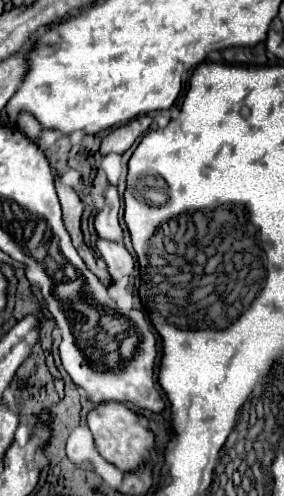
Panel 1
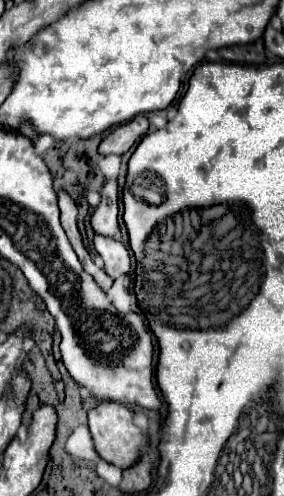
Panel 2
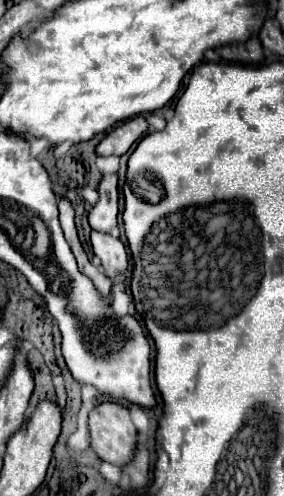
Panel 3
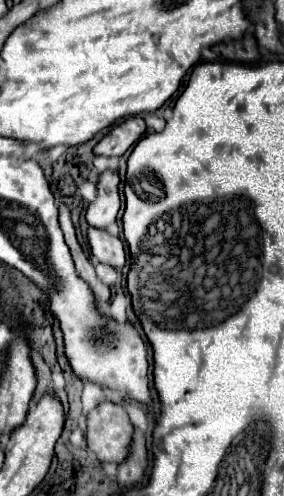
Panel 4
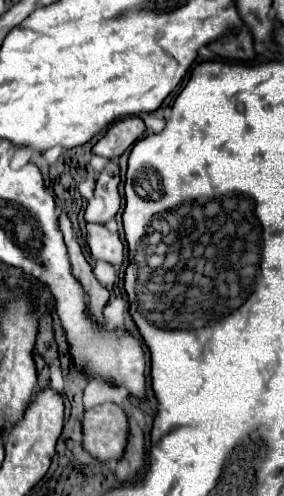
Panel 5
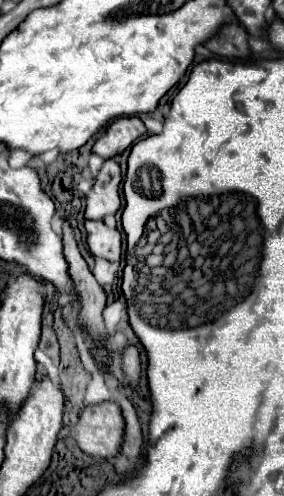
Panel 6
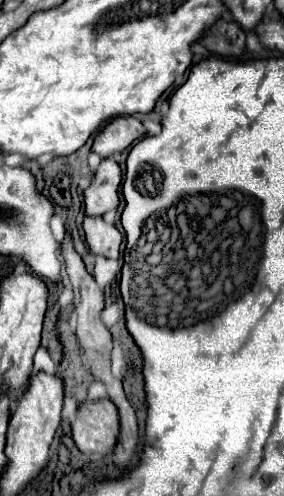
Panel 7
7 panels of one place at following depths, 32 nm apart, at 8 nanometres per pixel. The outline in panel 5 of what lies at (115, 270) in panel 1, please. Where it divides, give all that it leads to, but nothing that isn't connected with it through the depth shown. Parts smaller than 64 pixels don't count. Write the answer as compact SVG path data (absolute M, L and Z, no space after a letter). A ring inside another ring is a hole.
M88 224L88 246L94 258L104 260L114 266L122 266L124 262L124 244L120 242L118 234L108 232L104 226Z

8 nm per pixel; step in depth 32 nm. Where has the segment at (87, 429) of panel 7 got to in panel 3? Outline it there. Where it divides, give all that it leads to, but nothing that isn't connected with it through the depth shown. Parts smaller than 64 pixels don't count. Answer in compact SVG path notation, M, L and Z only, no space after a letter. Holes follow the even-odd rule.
M102 402L90 410L88 418L92 450L104 462L126 466L138 448L138 430L124 404Z

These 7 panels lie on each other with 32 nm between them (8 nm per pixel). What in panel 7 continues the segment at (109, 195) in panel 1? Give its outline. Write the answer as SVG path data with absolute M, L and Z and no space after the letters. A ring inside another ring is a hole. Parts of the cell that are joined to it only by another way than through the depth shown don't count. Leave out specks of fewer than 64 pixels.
M106 158L96 170L96 176L88 190L84 192L86 216L104 216L118 208L118 186L120 186L120 166L116 160Z

